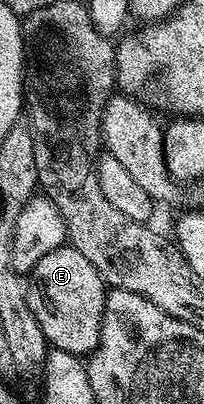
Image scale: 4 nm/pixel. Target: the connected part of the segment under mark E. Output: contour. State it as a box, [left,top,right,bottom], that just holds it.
[27,244,107,356]

